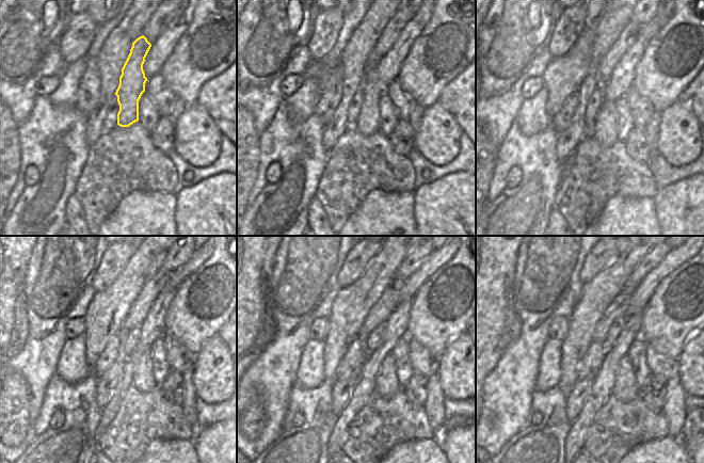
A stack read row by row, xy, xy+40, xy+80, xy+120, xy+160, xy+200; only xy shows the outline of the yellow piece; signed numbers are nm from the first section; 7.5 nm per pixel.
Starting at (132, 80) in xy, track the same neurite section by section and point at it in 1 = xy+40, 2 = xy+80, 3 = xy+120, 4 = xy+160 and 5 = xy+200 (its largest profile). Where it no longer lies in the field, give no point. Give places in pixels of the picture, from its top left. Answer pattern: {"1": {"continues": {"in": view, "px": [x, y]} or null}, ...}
{"1": {"continues": {"in": "xy+40", "px": [368, 122]}}, "2": {"continues": {"in": "xy+80", "px": [605, 130]}}, "3": {"continues": {"in": "xy+120", "px": [143, 380]}}, "4": {"continues": {"in": "xy+160", "px": [386, 384]}}, "5": {"continues": {"in": "xy+200", "px": [625, 389]}}}

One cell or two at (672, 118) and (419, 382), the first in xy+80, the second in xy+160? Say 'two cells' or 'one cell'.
two cells

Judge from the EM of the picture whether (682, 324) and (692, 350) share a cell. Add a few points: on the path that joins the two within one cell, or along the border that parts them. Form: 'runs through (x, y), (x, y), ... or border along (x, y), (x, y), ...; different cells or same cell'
border along (692, 333), (683, 346), (676, 360); different cells

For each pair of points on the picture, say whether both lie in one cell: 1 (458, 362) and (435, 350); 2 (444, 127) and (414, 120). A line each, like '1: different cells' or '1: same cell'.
1: different cells
2: different cells

